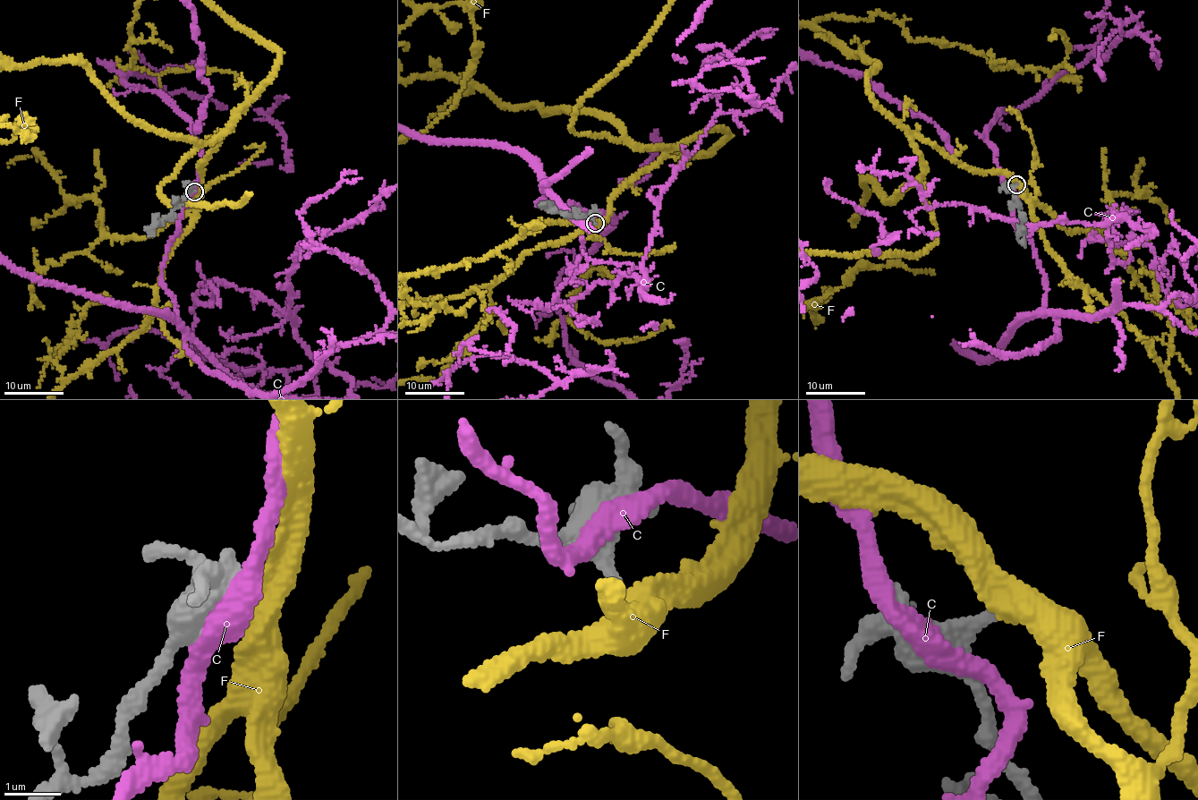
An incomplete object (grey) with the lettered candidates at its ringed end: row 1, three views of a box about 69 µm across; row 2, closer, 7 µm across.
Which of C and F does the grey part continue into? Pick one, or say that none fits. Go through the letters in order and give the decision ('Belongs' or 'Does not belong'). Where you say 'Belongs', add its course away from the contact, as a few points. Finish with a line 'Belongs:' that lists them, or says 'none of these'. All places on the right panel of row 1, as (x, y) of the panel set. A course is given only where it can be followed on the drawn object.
C: Does not belong
F: Does not belong
Belongs: none of these

